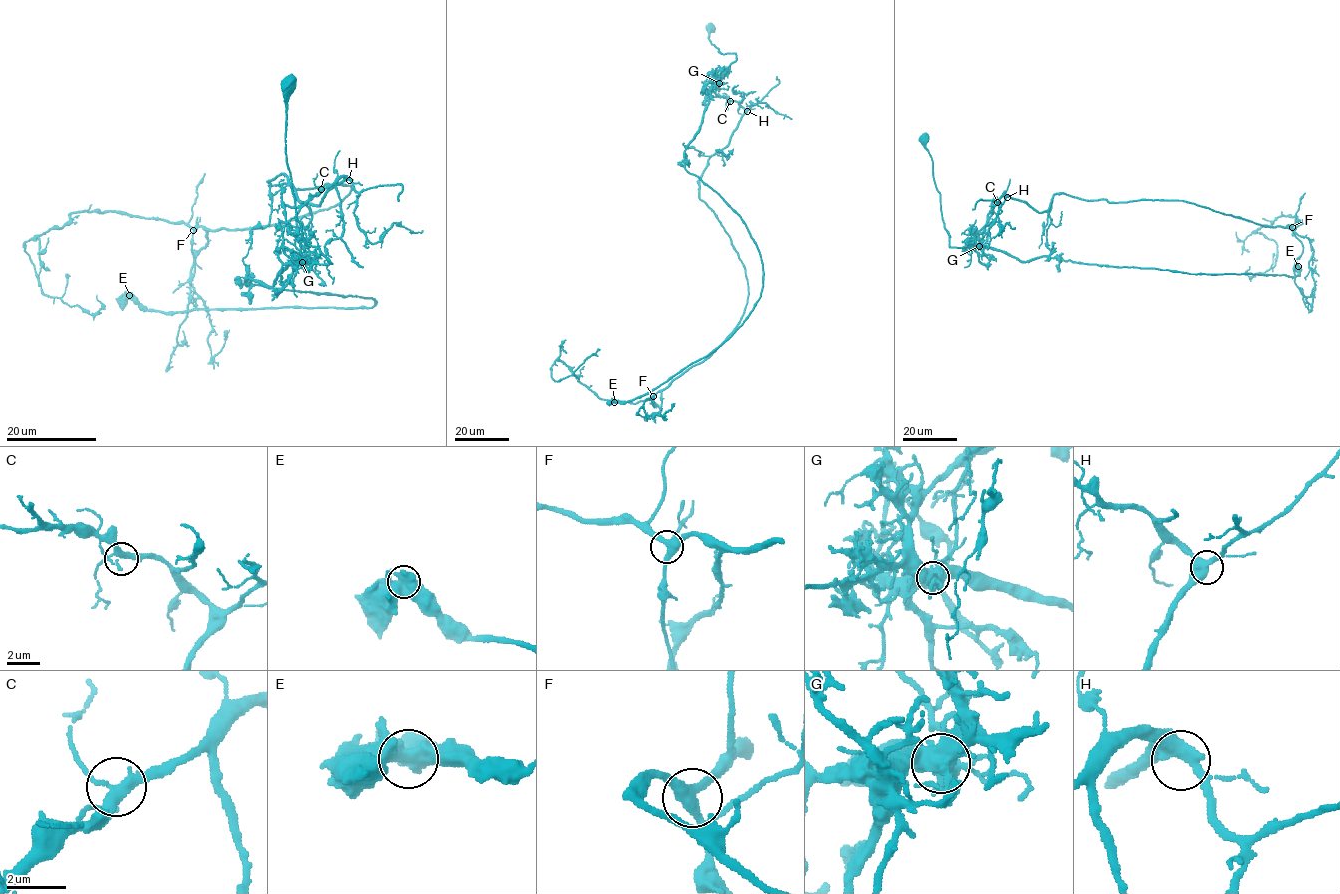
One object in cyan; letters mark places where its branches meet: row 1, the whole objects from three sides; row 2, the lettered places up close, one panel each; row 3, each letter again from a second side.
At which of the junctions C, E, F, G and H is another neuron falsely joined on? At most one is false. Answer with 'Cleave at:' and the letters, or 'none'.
Cleave at: G

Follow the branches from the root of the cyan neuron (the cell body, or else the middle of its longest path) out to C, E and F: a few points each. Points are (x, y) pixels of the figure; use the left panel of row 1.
C: (286, 85), (285, 149), (296, 216), (305, 242), (331, 263), (311, 260), (296, 238), (296, 214), (321, 189)
E: (286, 85), (296, 216), (331, 263), (297, 259), (271, 287), (246, 283), (376, 304), (161, 313), (129, 295)
F: (286, 85), (331, 263), (296, 214), (344, 177), (193, 230)

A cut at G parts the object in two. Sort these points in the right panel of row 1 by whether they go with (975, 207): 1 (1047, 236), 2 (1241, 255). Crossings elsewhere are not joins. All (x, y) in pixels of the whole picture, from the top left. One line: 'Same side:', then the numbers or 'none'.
Same side: 1, 2

